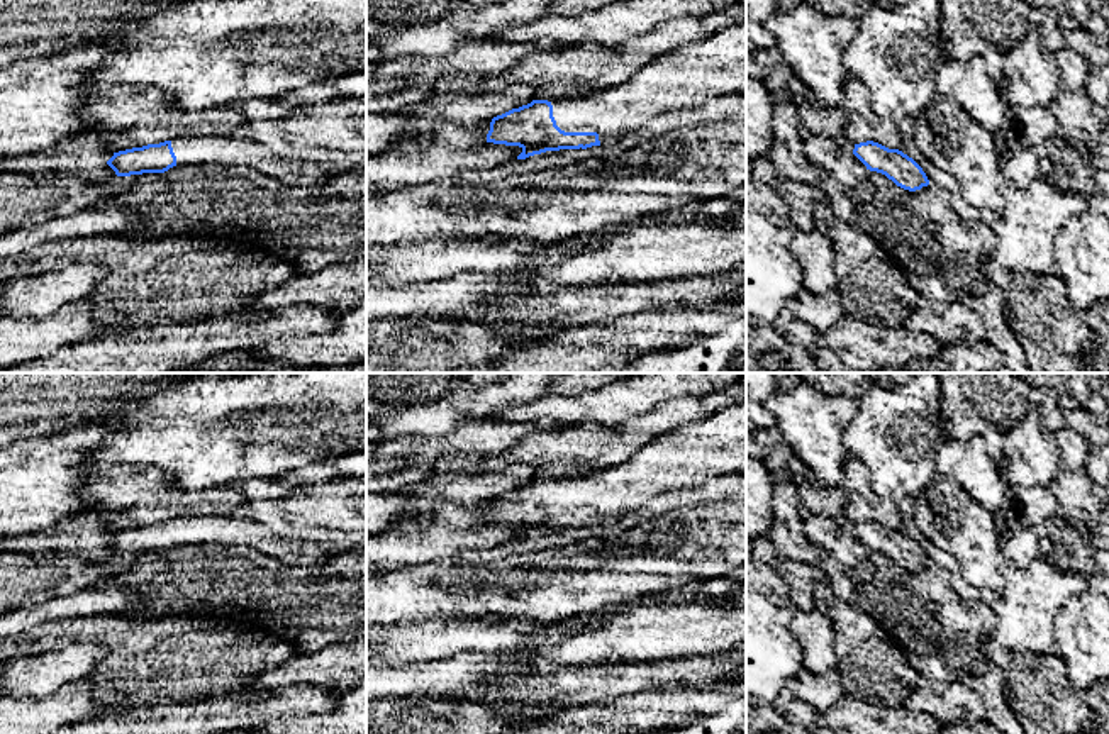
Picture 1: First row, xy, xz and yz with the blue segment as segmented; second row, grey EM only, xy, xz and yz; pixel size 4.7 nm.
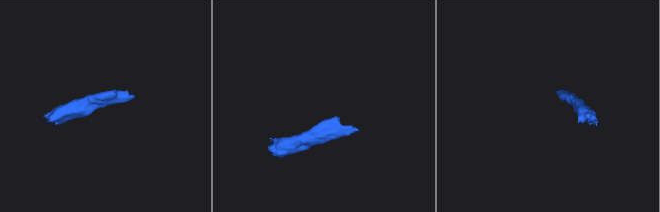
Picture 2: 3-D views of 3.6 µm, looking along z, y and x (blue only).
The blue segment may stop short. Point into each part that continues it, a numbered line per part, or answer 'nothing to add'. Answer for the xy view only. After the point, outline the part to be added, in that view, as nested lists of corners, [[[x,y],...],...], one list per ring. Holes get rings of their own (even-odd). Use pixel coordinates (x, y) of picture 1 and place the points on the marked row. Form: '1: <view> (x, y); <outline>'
1: xy (224, 150); [[[239,134],[183,136],[171,141],[176,166],[183,164],[246,164],[287,185],[324,183],[336,173],[314,161],[287,159],[268,146]]]

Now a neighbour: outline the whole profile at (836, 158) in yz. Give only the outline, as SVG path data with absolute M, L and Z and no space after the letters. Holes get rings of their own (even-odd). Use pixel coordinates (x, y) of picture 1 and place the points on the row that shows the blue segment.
M805 134L805 159L836 178L844 188L858 186L868 175L867 166L853 154L853 144L828 136Z

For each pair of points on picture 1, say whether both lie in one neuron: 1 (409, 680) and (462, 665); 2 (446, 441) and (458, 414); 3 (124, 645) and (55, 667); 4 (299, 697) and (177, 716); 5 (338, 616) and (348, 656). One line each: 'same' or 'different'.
1: same
2: different
3: different
4: same
5: different

